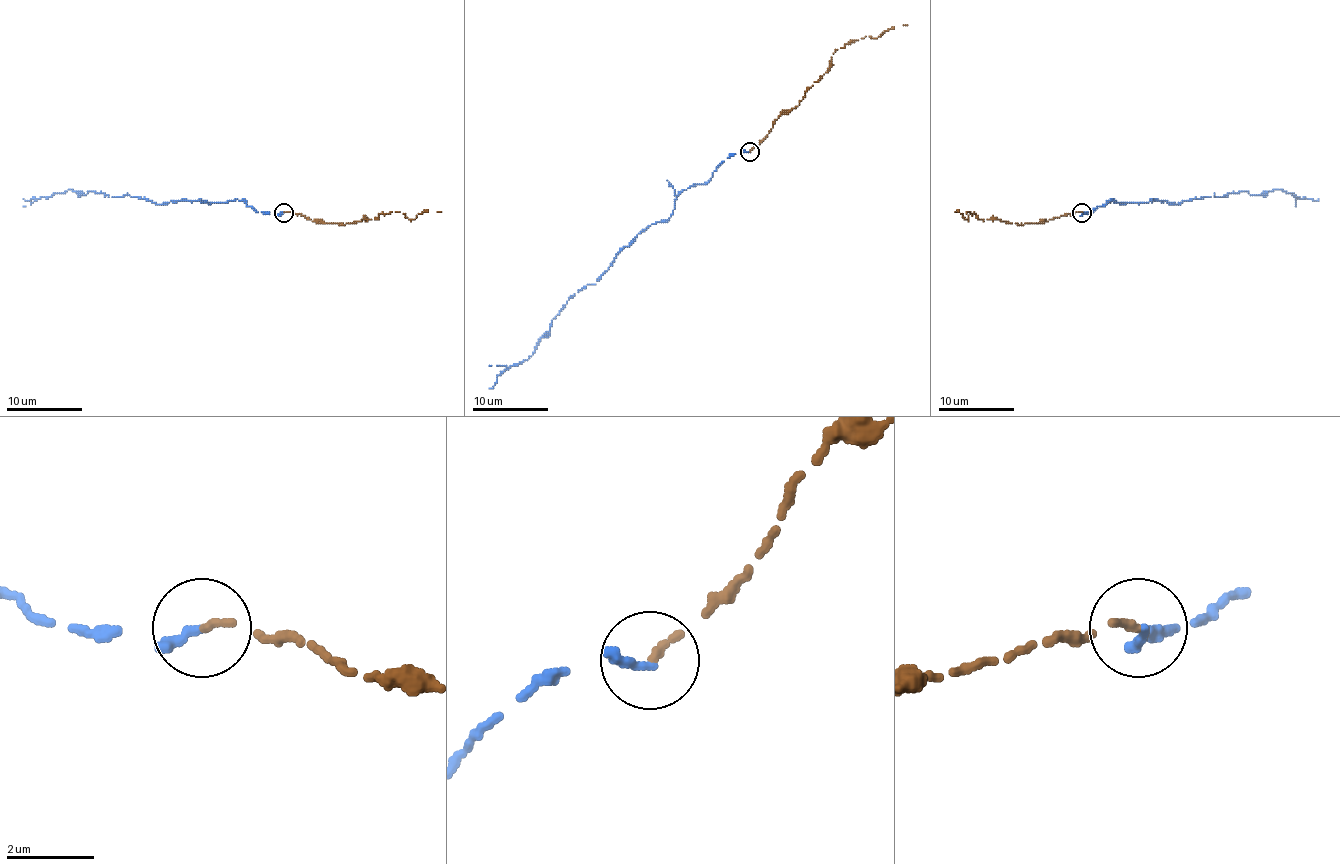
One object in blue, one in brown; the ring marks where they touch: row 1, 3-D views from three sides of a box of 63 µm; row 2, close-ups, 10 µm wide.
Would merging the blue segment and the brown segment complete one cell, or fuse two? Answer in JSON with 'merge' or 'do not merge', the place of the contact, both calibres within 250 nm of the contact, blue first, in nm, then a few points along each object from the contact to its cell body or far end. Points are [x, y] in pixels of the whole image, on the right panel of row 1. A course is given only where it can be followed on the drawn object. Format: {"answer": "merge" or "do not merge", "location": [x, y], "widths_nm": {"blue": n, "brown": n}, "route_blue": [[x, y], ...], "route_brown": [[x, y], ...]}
{"answer": "merge", "location": [1081, 212], "widths_nm": {"blue": 220, "brown": 170}, "route_blue": [[1082, 212], [1114, 198], [1119, 202], [1176, 204], [1241, 191], [1259, 195], [1273, 189], [1299, 198], [1318, 198]], "route_brown": [[1082, 212], [1017, 225], [1000, 219], [980, 219], [966, 212], [968, 219], [955, 212]]}

